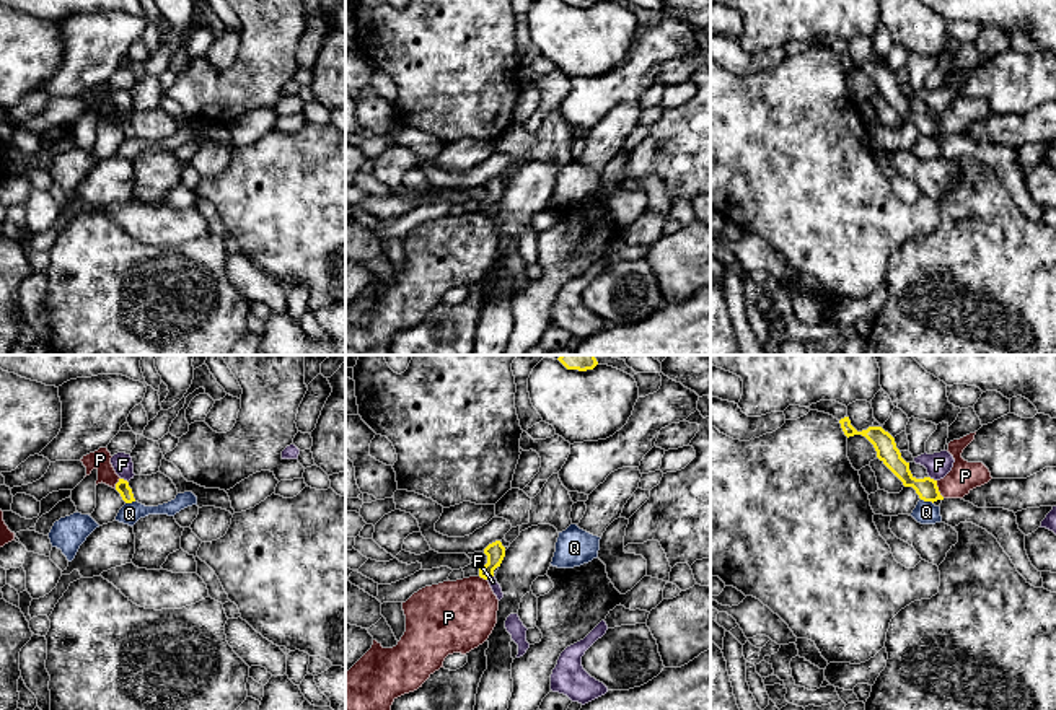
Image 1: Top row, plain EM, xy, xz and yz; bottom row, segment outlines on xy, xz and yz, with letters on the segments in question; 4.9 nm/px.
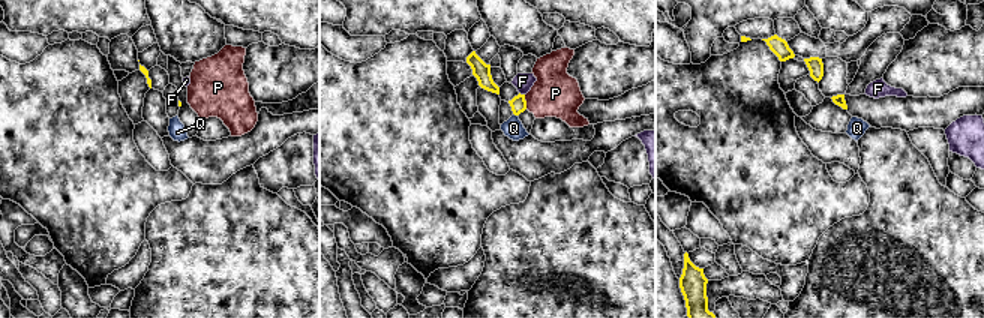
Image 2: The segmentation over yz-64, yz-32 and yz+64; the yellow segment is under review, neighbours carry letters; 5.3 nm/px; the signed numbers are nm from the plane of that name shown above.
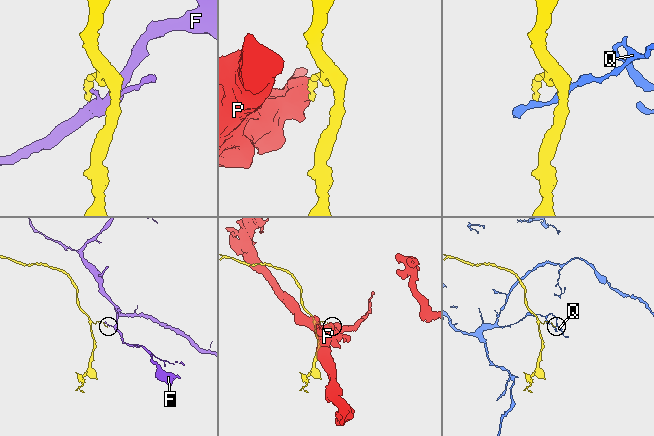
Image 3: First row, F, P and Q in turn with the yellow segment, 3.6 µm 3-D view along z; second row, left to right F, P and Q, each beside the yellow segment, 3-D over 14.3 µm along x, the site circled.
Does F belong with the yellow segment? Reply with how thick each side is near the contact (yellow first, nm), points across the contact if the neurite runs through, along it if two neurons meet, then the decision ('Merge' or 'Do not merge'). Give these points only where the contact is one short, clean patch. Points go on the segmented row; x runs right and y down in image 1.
Thickness 70 nm (yellow) against 100 nm. Boundary: xy (121, 477), (127, 482). Do not merge

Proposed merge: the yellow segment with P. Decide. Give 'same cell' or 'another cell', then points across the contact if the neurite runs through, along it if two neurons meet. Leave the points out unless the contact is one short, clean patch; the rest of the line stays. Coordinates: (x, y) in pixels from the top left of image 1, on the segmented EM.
another cell

